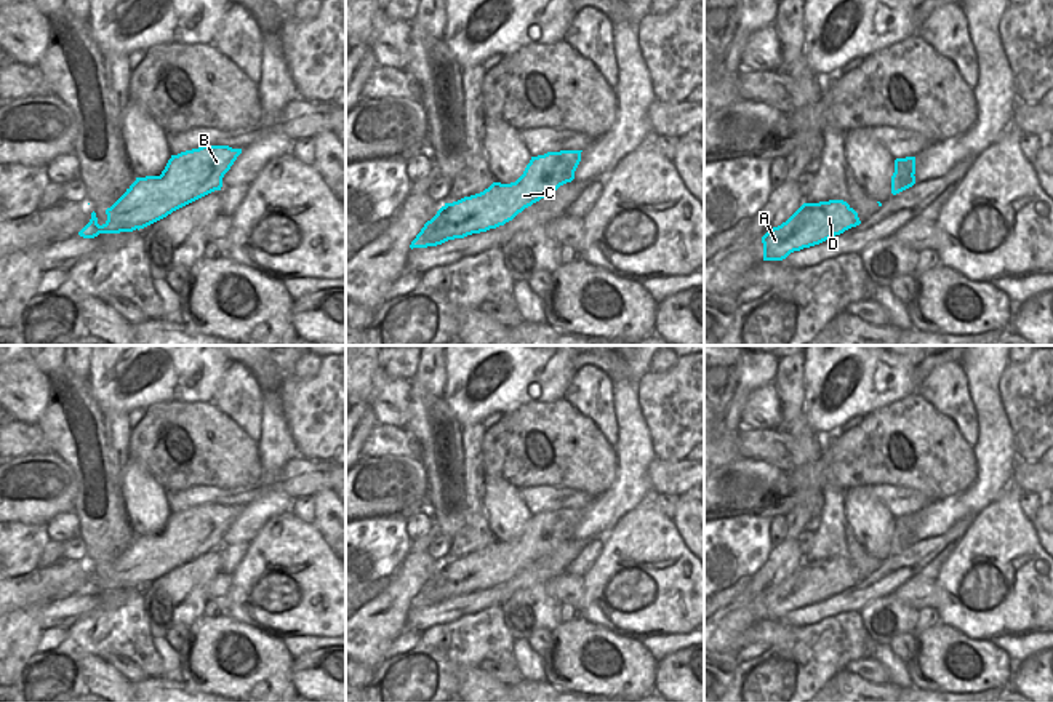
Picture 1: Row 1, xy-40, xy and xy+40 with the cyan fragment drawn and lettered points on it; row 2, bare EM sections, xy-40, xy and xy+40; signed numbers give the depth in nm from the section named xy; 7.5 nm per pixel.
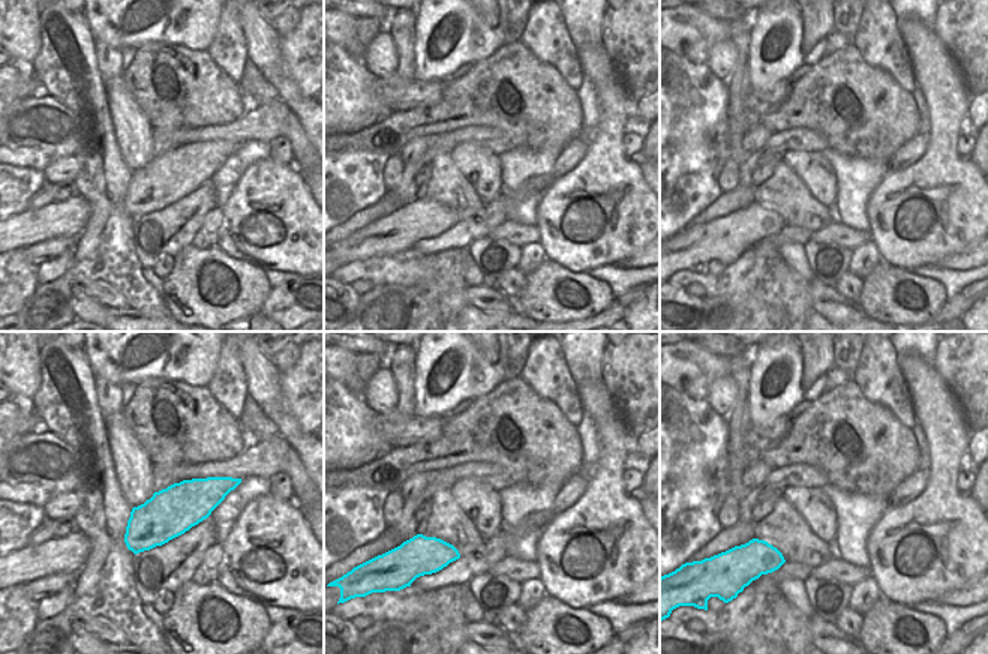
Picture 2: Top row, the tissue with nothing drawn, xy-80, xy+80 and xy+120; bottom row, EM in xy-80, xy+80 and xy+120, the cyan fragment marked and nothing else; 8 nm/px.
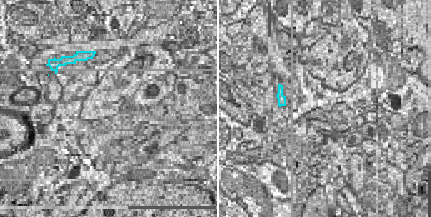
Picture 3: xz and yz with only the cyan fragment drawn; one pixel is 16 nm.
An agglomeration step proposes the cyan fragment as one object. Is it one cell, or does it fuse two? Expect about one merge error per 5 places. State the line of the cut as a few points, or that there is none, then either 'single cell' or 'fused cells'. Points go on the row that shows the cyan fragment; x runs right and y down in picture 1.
no cut | single cell

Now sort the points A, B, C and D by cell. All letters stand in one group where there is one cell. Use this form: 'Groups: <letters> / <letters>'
Groups: A B C D

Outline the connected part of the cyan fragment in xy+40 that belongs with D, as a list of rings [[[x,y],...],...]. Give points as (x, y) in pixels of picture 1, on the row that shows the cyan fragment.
[[[843,200],[803,203],[786,222],[762,237],[763,261],[783,261],[859,224],[858,213]]]

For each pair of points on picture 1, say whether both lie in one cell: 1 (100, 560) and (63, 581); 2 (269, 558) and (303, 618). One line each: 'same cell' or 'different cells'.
1: different cells
2: same cell

